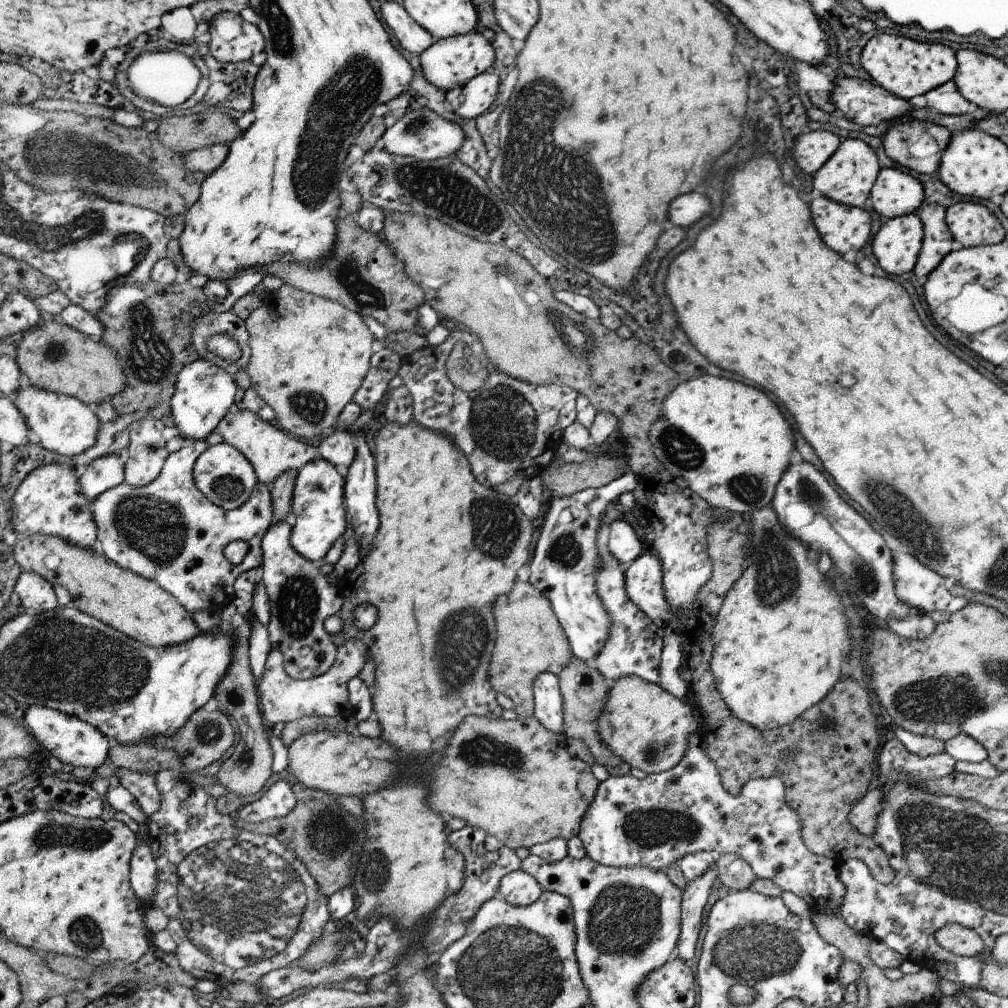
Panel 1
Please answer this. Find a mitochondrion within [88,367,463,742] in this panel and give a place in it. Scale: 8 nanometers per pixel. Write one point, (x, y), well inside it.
(154, 527)

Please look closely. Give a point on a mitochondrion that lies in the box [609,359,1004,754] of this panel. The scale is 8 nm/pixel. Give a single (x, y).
(928, 533)

